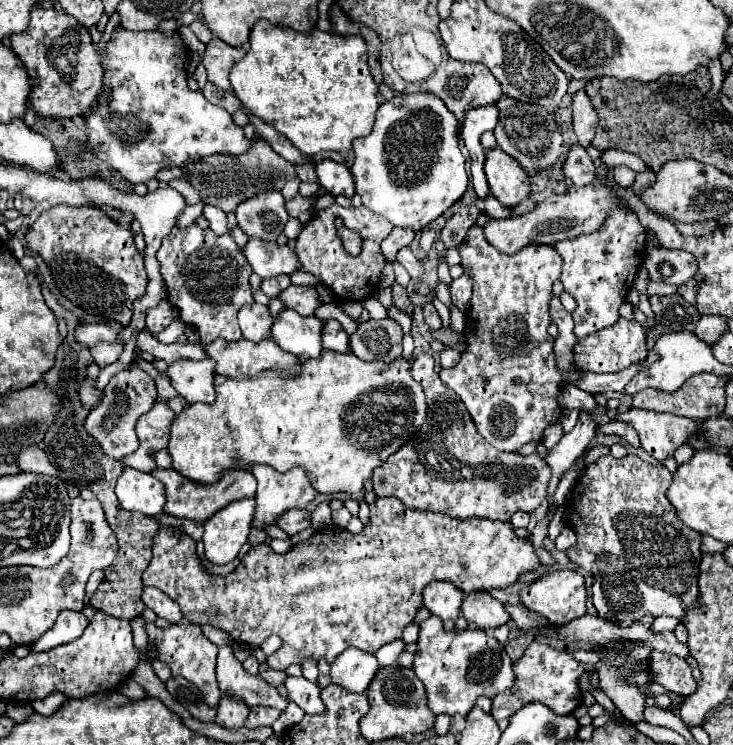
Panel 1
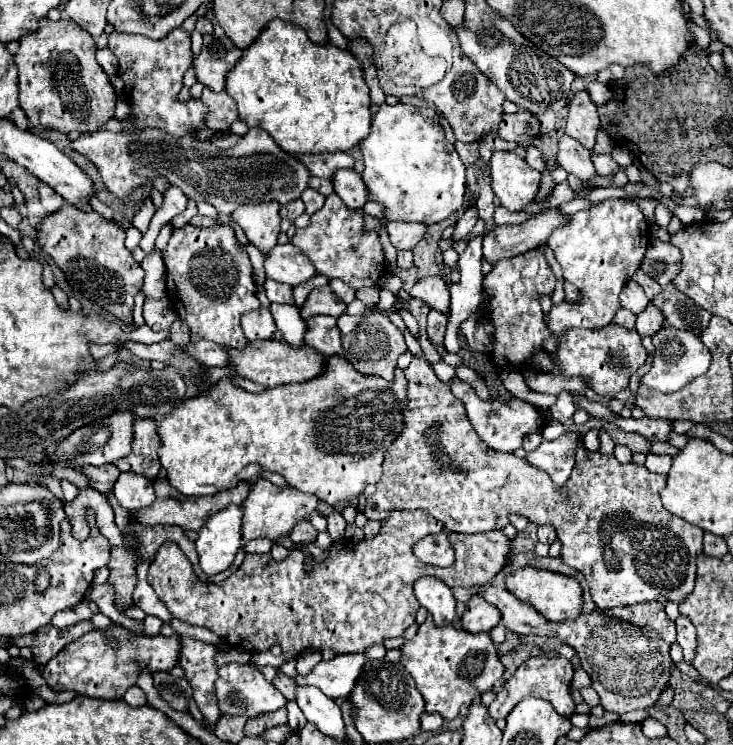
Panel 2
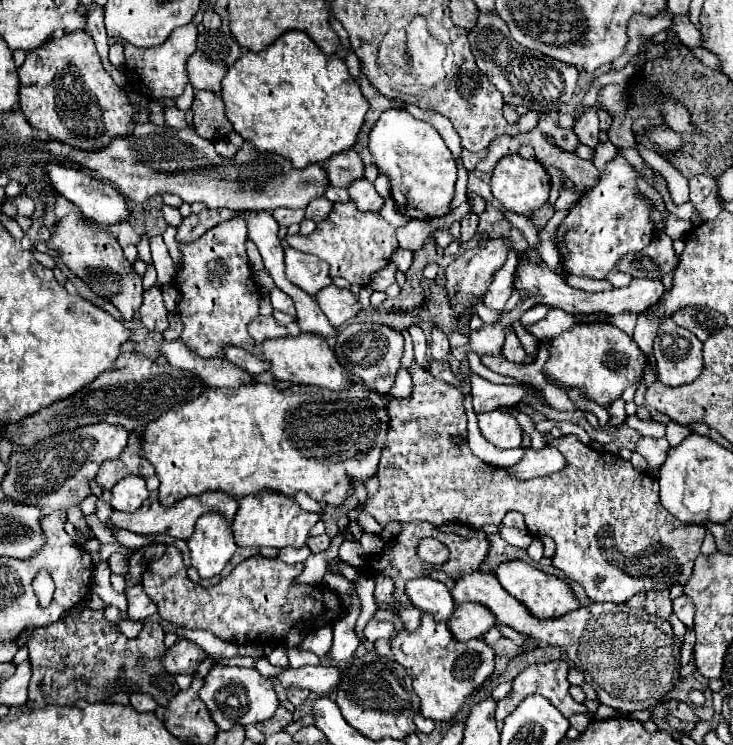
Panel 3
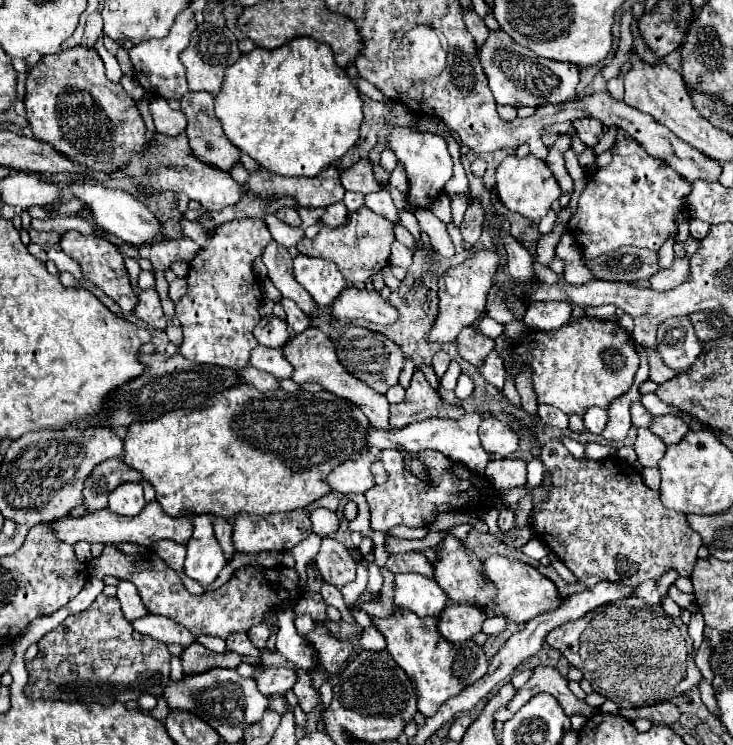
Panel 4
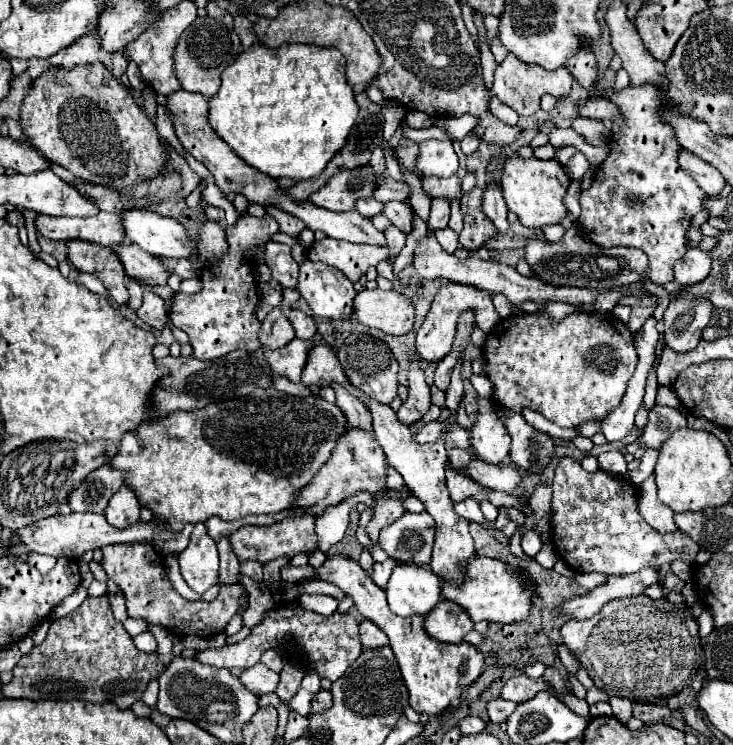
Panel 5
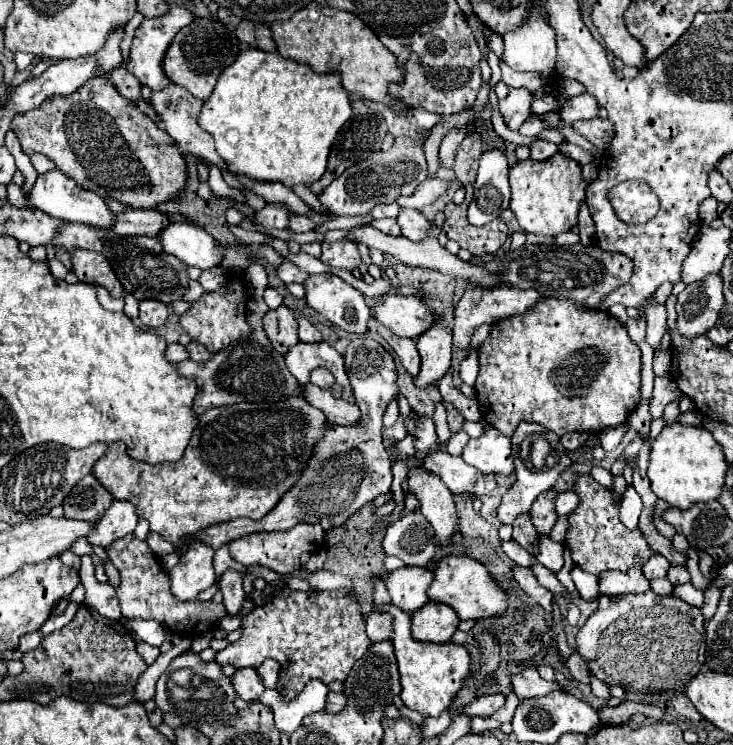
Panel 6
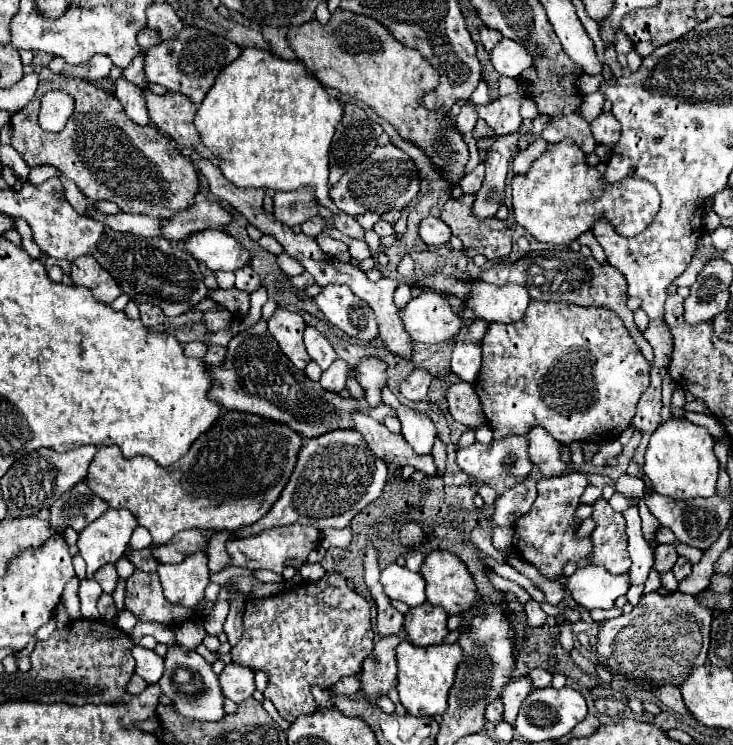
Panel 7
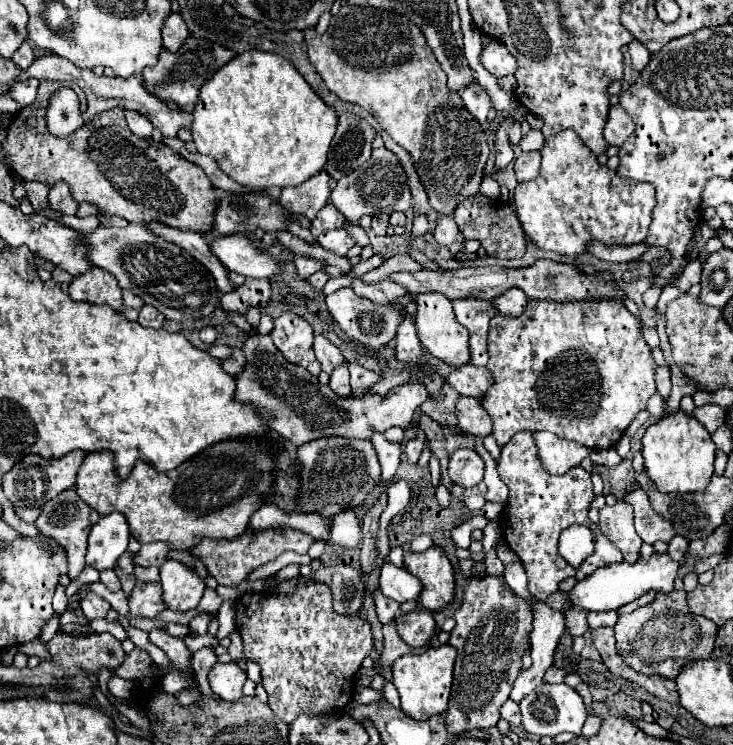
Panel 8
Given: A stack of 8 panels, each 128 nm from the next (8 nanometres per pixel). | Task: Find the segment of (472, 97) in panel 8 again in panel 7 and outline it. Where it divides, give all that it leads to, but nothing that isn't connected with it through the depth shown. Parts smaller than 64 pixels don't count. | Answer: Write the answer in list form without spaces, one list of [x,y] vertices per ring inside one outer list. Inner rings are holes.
[[[462,108],[460,116],[458,116],[458,120],[456,120],[456,130],[464,136],[464,134],[468,134],[468,132],[474,128],[476,120],[478,120],[478,114],[476,114],[472,108]]]

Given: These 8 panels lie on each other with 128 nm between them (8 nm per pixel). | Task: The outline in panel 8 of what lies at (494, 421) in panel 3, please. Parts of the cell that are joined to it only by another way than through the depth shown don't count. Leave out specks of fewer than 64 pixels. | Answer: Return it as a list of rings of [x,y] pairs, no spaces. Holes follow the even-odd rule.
[[[536,430],[532,432],[532,436],[538,448],[538,458],[542,460],[542,466],[546,468],[546,472],[550,474],[564,474],[572,466],[578,466],[584,458],[590,456],[588,448],[562,440],[556,434]],[[468,448],[456,450],[450,456],[448,474],[452,482],[462,488],[476,486],[484,478],[484,460],[474,450],[468,450]]]

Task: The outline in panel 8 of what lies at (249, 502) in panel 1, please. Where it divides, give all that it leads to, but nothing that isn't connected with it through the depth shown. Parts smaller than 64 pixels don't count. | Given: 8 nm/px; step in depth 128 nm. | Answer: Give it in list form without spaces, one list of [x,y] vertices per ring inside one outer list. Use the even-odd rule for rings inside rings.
[[[178,560],[164,562],[164,566],[160,568],[160,582],[166,606],[178,612],[188,612],[196,608],[206,590],[206,584],[196,574],[196,570]]]

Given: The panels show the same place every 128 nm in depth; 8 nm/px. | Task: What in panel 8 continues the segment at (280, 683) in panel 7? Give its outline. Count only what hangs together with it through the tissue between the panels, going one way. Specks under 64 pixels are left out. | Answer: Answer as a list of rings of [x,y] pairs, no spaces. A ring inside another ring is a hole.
[[[304,580],[286,596],[264,594],[248,592],[236,600],[236,623],[234,603],[223,601],[217,614],[220,630],[216,638],[220,641],[228,637],[238,626],[244,640],[244,658],[262,668],[268,706],[286,724],[292,724],[300,714],[320,716],[344,708],[354,696],[354,676],[374,648],[368,620],[362,614],[334,612],[334,596],[324,582]]]

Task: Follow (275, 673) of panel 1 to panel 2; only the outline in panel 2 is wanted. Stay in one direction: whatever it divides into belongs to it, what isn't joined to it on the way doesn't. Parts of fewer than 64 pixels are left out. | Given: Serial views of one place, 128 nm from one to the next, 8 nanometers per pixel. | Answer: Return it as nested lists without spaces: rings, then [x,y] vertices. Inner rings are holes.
[[[278,672],[278,674],[274,676],[272,684],[274,684],[288,700],[294,700],[294,688],[296,688],[296,682],[294,682],[292,678],[288,678],[288,676],[284,676],[282,672]]]

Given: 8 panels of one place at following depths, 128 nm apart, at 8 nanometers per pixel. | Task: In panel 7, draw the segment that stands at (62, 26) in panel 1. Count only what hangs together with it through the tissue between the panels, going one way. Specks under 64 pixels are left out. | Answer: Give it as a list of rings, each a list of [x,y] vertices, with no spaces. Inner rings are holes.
[[[44,68],[40,72],[36,98],[10,120],[14,128],[12,148],[22,154],[30,168],[52,164],[72,180],[88,200],[110,200],[118,204],[122,212],[130,214],[170,218],[192,204],[198,192],[196,170],[170,138],[162,136],[152,124],[138,126],[132,122],[118,98],[96,88],[92,82],[64,78],[62,90],[66,90],[66,84],[70,96],[76,100],[76,110],[62,132],[46,132],[38,124],[40,96],[44,94]]]

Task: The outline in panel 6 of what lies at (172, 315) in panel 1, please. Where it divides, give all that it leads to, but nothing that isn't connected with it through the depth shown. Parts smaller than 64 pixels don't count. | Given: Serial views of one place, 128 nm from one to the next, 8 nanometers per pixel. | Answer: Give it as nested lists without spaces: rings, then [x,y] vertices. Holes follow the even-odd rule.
[[[142,300],[140,302],[140,320],[148,328],[162,328],[168,320],[168,306],[160,300]]]

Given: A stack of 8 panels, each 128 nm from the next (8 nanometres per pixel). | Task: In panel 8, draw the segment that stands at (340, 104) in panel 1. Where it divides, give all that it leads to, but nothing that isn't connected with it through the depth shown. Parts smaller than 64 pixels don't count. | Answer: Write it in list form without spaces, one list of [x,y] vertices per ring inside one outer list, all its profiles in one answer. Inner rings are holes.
[[[250,50],[238,54],[232,62],[222,66],[204,86],[194,106],[192,138],[202,154],[210,154],[222,172],[250,190],[270,186],[286,188],[298,186],[308,178],[320,174],[326,166],[326,154],[338,126],[336,110],[318,98],[302,74],[278,54],[264,50]],[[344,222],[342,230],[346,230],[346,232],[348,232],[348,234],[354,238],[354,242],[356,242],[356,244],[360,244],[360,246],[370,244],[370,242],[368,242],[368,234],[366,234],[366,230],[364,230],[362,226],[352,224],[352,222]]]

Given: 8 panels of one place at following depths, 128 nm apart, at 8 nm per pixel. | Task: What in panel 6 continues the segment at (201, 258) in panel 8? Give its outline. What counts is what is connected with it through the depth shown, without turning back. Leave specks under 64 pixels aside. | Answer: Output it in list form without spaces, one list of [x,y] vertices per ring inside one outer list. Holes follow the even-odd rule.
[[[50,170],[44,174],[38,174],[34,186],[28,190],[28,202],[32,208],[38,208],[54,218],[62,218],[68,222],[82,222],[82,224],[92,224],[98,228],[106,228],[108,224],[114,224],[114,214],[106,208],[104,200],[96,196],[90,190],[80,188],[74,180],[64,176],[60,170]]]

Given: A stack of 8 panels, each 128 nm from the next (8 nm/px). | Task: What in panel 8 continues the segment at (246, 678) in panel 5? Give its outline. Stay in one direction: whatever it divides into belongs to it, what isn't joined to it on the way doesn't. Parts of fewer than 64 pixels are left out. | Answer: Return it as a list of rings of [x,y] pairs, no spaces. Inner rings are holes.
[[[218,662],[208,674],[208,682],[222,700],[236,702],[244,696],[242,686],[246,682],[246,672],[236,662],[230,662],[230,664]]]

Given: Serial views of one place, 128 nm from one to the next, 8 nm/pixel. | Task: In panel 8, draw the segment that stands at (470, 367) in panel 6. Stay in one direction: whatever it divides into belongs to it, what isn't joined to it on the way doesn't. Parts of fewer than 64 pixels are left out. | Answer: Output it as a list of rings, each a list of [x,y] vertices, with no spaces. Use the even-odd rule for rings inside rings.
[[[454,300],[454,314],[456,320],[470,332],[470,364],[472,366],[486,366],[486,336],[488,336],[488,322],[496,314],[488,300]]]

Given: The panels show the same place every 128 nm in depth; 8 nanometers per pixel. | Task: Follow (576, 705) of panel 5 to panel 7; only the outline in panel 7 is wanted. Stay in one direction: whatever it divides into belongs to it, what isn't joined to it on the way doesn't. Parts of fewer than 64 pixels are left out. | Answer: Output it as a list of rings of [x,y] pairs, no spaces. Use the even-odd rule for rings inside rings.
[[[534,668],[528,672],[528,678],[532,680],[532,686],[534,688],[546,688],[550,686],[550,680],[552,680],[552,674],[544,668]]]

